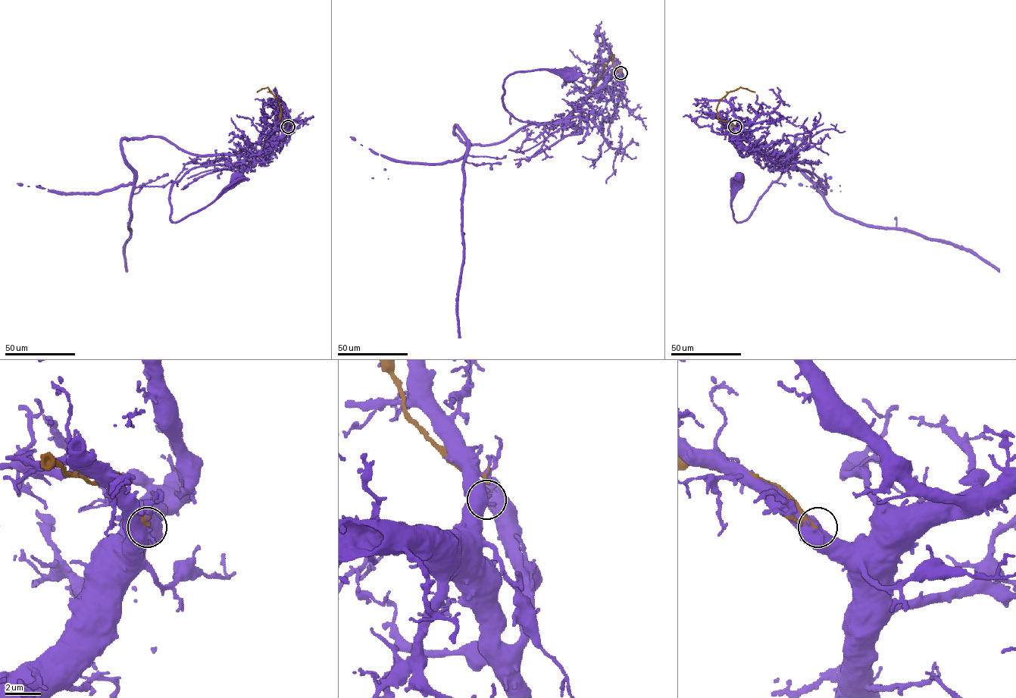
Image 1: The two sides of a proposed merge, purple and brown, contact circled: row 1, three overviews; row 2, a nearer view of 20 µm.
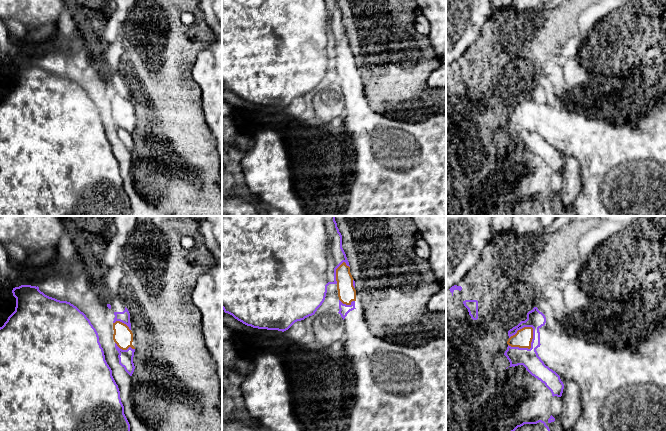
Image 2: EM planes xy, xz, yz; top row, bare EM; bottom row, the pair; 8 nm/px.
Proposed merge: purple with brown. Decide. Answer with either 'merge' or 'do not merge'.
do not merge

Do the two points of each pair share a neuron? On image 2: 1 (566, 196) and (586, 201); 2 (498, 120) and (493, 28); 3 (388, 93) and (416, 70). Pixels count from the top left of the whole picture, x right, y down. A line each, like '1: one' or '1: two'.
1: two
2: one
3: one

